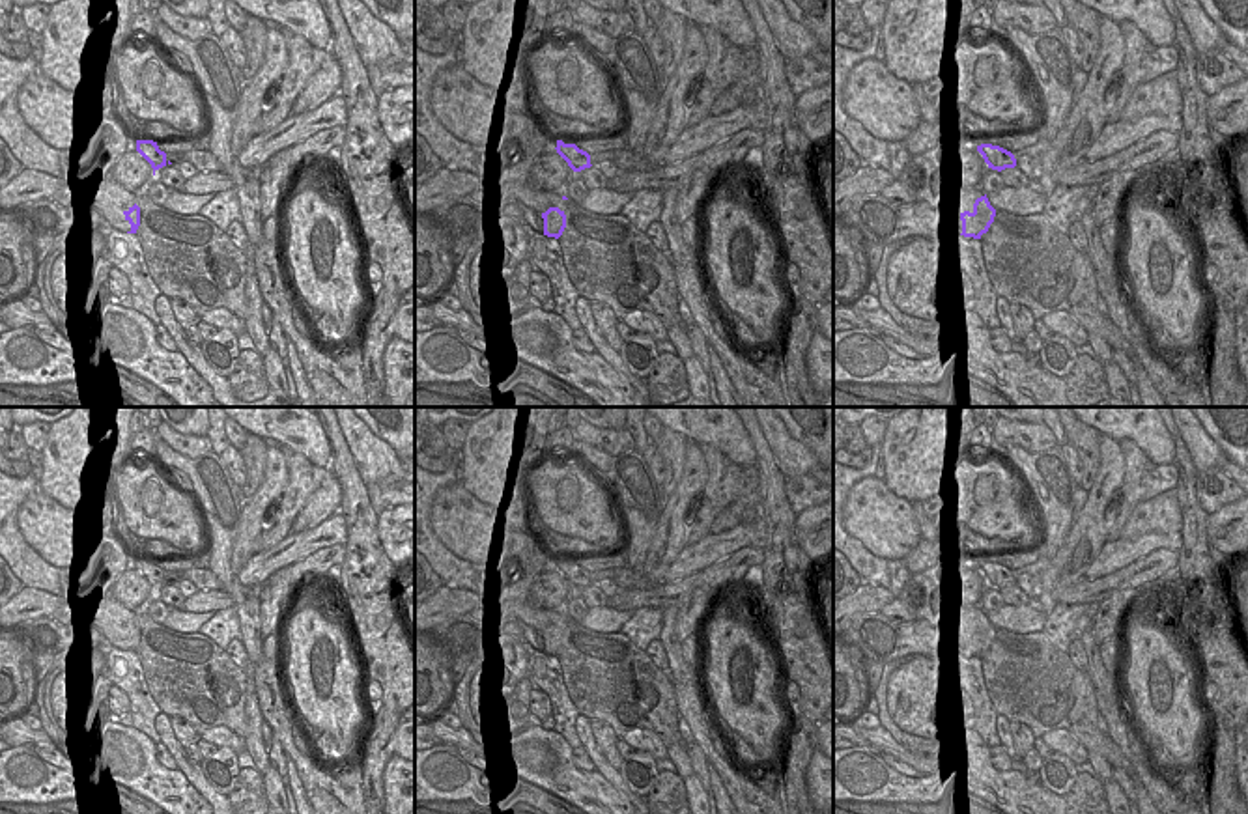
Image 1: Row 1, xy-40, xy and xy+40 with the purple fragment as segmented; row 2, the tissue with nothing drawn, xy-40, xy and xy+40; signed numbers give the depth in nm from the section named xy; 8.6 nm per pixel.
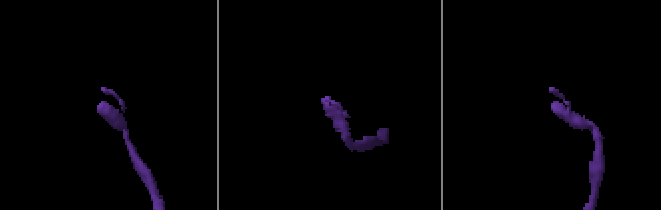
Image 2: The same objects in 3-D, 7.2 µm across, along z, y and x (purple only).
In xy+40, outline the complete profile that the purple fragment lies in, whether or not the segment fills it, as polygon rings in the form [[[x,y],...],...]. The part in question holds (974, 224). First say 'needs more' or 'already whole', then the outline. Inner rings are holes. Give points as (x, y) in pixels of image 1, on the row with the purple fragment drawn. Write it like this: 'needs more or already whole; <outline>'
already whole; [[[986,194],[977,198],[973,204],[973,211],[960,213],[962,233],[964,237],[981,239],[983,233],[988,232],[994,222],[996,209],[990,205]]]

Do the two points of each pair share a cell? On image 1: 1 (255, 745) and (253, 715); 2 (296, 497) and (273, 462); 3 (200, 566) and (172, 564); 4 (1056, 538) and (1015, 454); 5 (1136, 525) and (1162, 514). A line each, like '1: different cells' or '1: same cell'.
1: same cell
2: different cells
3: same cell
4: same cell
5: same cell

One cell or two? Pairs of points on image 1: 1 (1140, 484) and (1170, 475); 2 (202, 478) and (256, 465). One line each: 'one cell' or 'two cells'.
1: one cell
2: two cells

